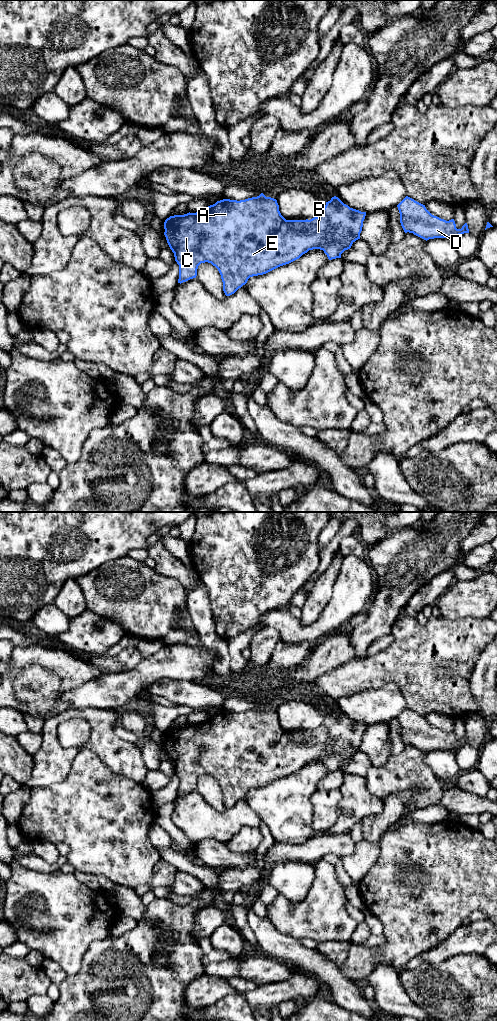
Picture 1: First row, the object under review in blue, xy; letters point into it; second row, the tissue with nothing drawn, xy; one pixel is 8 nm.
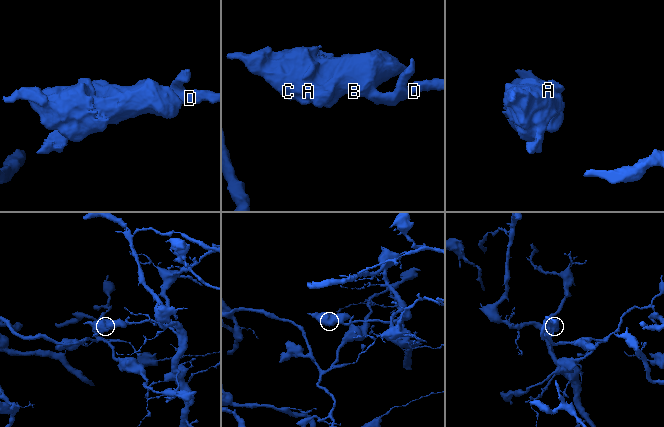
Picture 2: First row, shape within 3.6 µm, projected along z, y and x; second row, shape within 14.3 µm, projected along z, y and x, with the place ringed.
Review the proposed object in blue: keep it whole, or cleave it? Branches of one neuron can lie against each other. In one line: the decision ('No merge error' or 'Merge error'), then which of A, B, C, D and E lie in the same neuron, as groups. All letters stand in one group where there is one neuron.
No merge error. Groups: A B C D E

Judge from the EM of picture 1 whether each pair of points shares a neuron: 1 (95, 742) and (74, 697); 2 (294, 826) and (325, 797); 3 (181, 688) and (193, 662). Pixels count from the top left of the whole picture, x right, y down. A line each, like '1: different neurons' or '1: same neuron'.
1: different neurons
2: different neurons
3: different neurons

